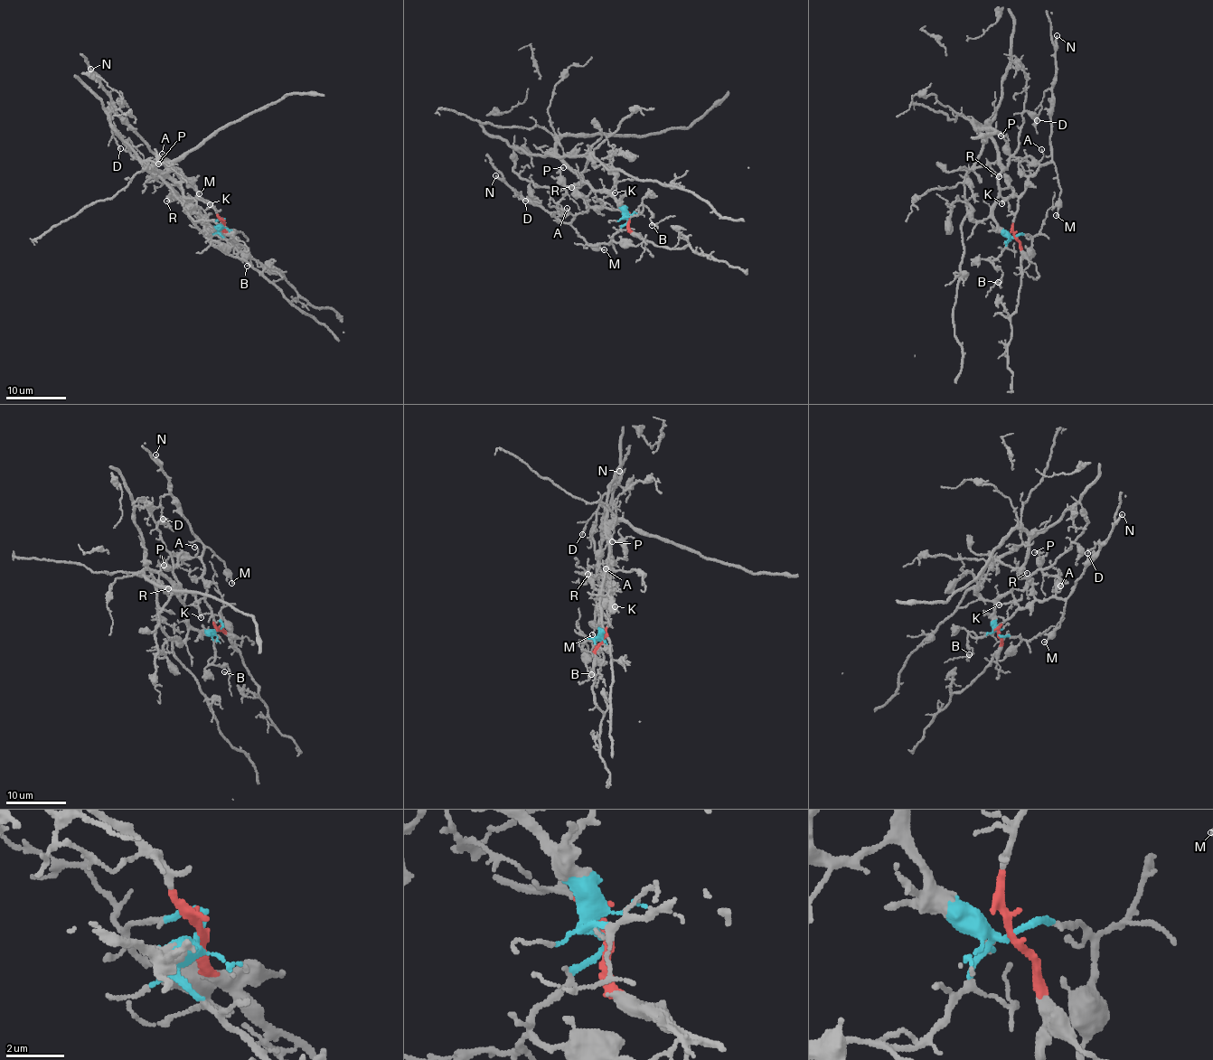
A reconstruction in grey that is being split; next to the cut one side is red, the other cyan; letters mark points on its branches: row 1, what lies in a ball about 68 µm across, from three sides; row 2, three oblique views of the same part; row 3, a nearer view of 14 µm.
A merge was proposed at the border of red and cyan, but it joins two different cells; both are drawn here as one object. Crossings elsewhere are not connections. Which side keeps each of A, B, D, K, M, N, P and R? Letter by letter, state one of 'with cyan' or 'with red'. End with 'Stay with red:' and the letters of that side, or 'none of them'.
A: with red
B: with cyan
D: with red
K: with red
M: with red
N: with red
P: with cyan
R: with cyan
Stay with red: A, D, K, M, N

